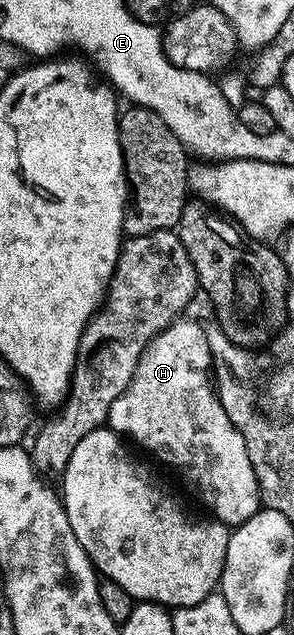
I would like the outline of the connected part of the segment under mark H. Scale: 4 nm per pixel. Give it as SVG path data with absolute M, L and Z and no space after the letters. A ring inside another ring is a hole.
M187 316L179 317L168 328L164 328L144 348L136 364L136 372L110 409L109 429L125 436L131 443L143 446L162 462L182 473L182 478L198 493L198 498L207 506L209 513L231 528L251 518L260 508L258 477L253 471L244 436L229 419L224 404L212 381L210 339L208 330Z

